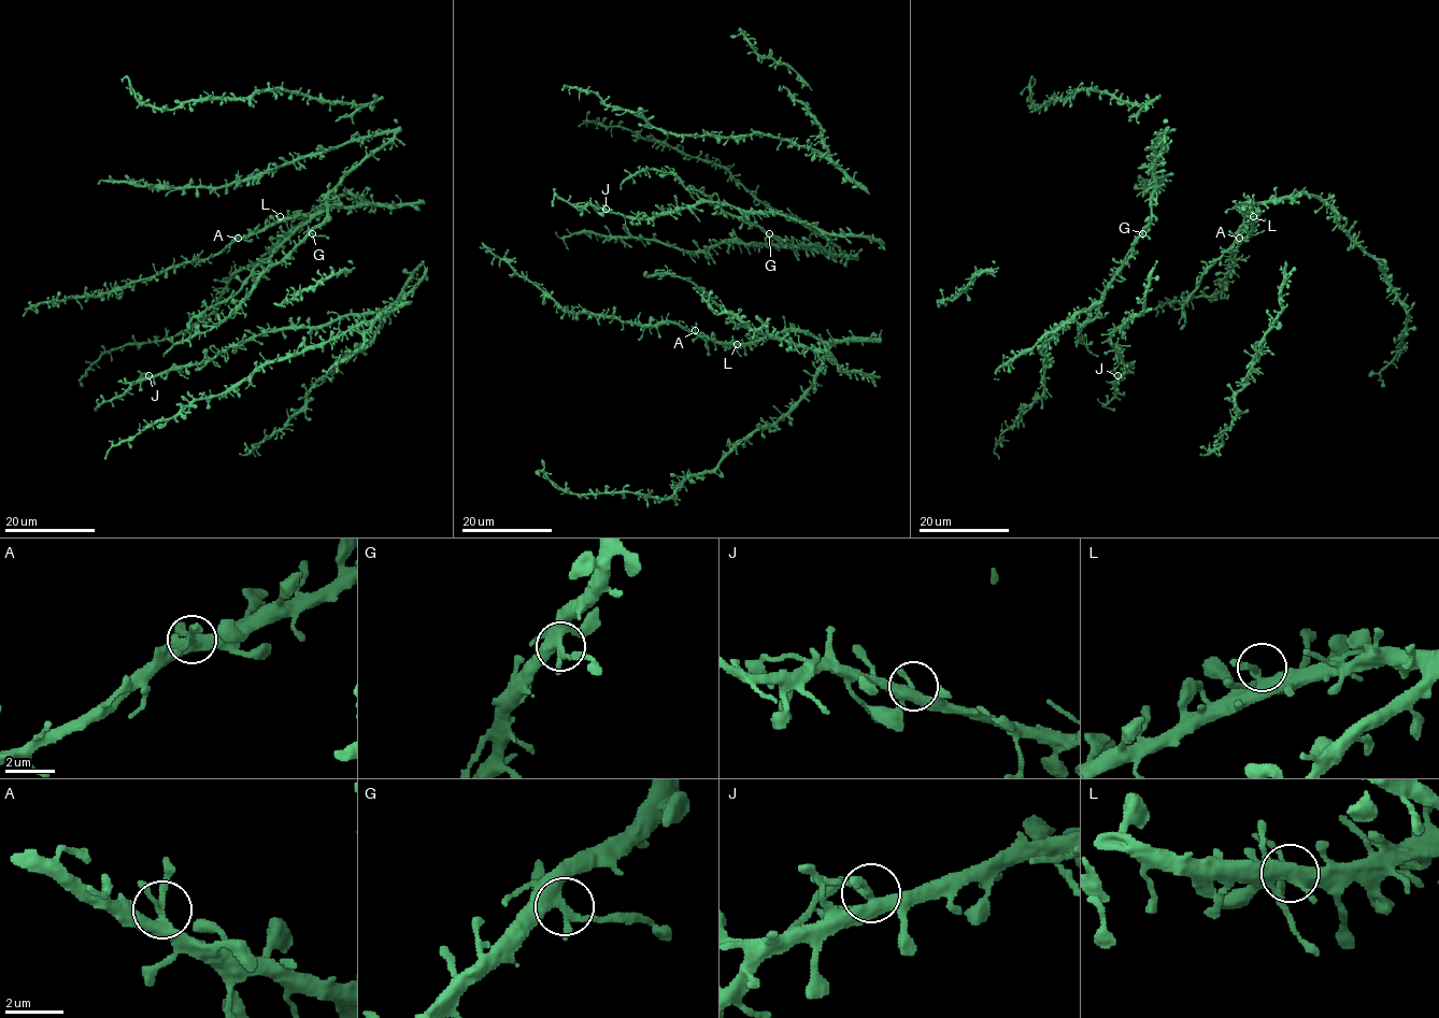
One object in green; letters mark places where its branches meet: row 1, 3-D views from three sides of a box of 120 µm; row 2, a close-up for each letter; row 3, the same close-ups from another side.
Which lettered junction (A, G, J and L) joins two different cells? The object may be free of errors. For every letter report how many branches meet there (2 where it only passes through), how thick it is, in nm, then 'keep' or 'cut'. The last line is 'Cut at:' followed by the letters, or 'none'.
A: 4 branches meet; 280 nm thick; keep
G: 4 branches meet; 320 nm thick; cut
J: 4 branches meet; 320 nm thick; keep
L: 4 branches meet; 280 nm thick; keep
Cut at: G

